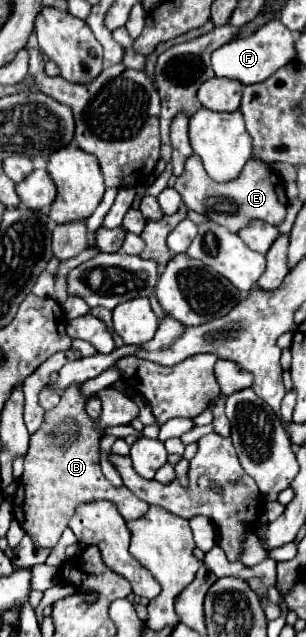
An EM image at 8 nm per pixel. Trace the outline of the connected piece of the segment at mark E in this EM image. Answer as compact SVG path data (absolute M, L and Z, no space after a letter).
M191 154L185 162L183 174L175 182L175 190L181 194L189 210L205 214L209 220L229 228L231 232L237 232L239 228L247 226L249 220L279 224L285 218L285 208L287 208L285 184L279 178L279 174L275 174L269 166L257 160L249 160L237 178L219 184L207 176L203 164L199 162L199 156Z

